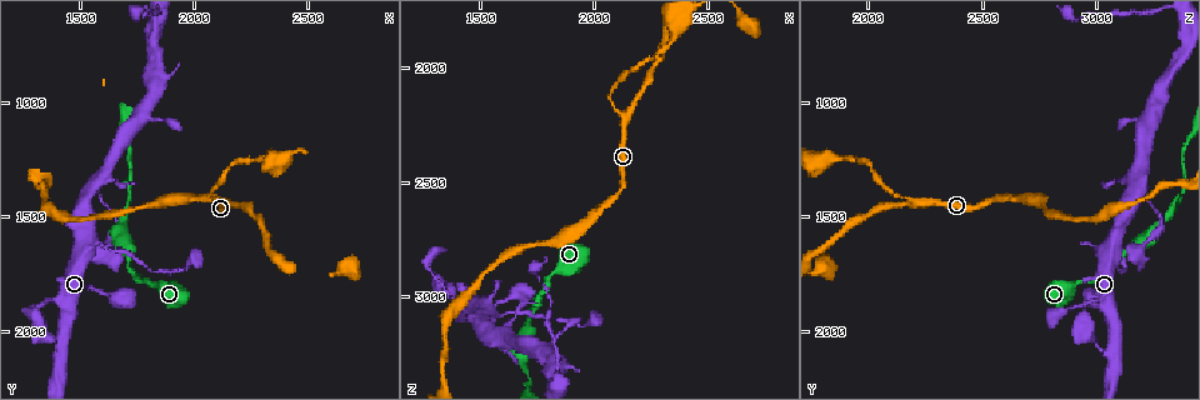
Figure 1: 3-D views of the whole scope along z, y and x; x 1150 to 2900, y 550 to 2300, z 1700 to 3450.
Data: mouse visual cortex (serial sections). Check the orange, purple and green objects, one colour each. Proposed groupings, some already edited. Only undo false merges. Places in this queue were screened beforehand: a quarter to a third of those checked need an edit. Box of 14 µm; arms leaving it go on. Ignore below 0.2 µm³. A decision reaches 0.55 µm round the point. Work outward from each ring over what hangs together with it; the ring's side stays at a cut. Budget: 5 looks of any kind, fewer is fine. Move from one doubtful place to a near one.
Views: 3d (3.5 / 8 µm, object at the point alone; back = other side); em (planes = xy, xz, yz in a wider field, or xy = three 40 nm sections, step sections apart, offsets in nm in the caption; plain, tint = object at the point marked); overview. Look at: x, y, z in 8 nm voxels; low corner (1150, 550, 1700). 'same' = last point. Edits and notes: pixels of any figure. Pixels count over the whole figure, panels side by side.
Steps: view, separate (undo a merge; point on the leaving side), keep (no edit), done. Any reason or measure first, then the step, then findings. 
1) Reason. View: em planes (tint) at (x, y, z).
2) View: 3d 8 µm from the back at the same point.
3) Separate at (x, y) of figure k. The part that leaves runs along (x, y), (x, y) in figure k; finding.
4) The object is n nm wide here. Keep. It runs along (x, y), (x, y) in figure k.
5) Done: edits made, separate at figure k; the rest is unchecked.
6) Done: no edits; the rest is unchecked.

Small branch off a trunk. View: 3d 8 µm at (1580, 1380, 3200).

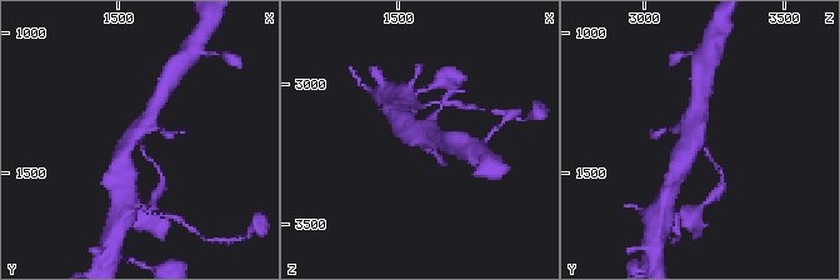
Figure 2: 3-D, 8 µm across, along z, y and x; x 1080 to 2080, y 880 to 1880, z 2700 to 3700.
View: em xy step 2 (tint) at (1580, 1400, 3210).

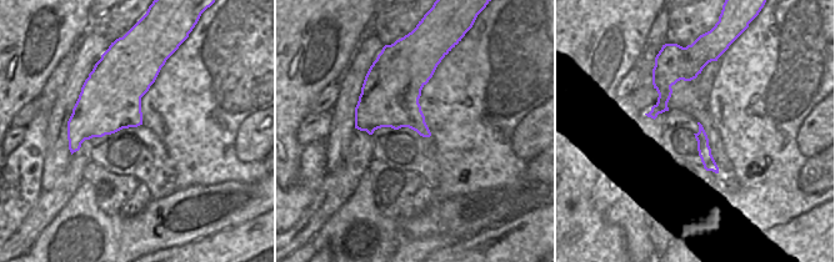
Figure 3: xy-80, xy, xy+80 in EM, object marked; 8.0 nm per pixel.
The object is 340 nm wide here. Keep. It runs along (120, 165), (120, 155), (154, 106) in figure 2; all the same cell.

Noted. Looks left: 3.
Three-way junction. View: 3d 8 µm at (2130, 1440, 2210).

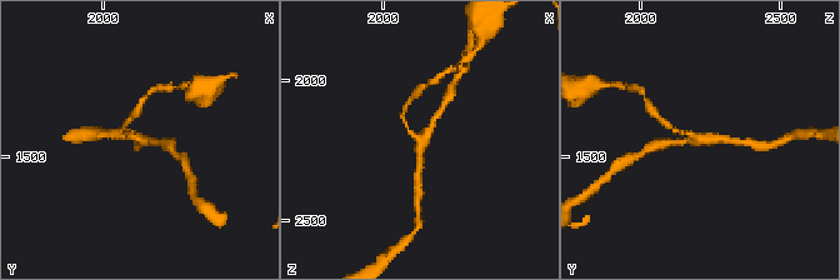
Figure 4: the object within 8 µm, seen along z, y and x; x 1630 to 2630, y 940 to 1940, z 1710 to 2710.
3 arms meet here; the arms are 150, 200, 250 nm wide; shape alone is not enough. View: em xy step 5 (tint) at (2120, 1430, 2210).

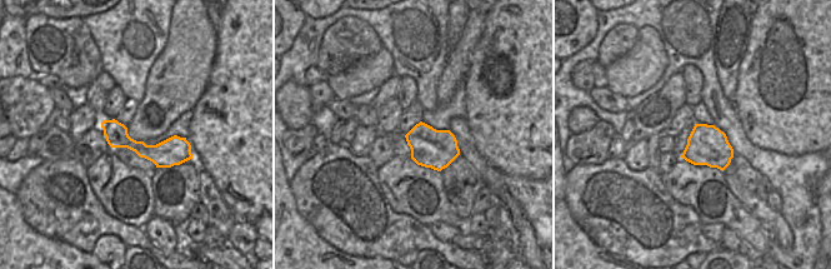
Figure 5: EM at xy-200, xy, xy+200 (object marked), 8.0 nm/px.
Keep. It runs along (105, 123), (143, 150), (188, 155) in figure 5; one cell here.

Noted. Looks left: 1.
Done: no edits; the rest is unchecked.

